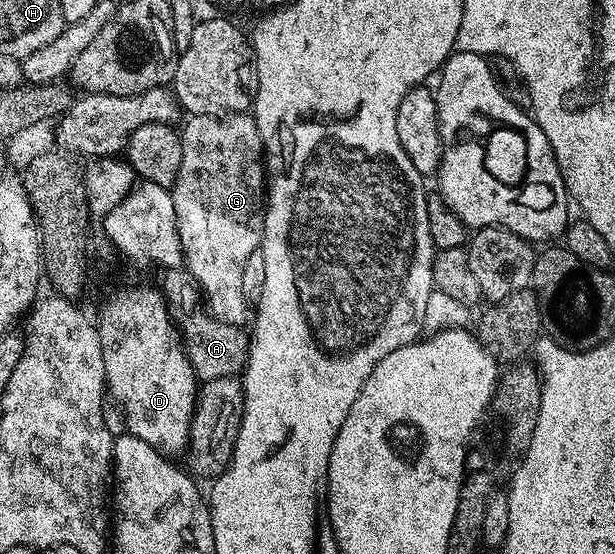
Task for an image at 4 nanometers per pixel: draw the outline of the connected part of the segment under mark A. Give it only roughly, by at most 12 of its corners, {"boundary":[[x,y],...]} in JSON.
{"boundary":[[181,265],[161,271],[160,289],[194,374],[237,375],[247,331],[204,308]]}

